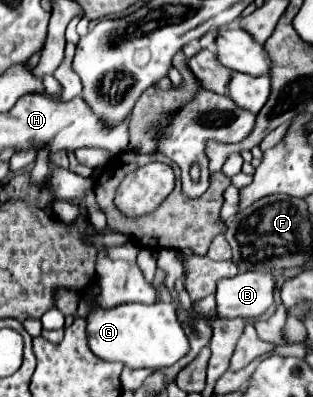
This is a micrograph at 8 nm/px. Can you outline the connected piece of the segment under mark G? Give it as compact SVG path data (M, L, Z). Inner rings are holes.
M122 304L112 310L96 308L88 316L90 350L104 360L116 360L130 368L170 368L190 352L188 336L176 320L174 304Z

